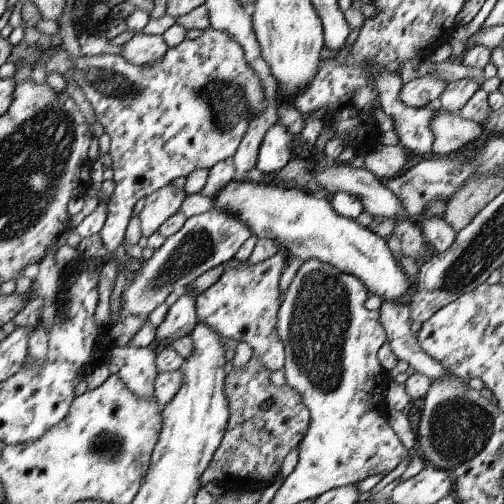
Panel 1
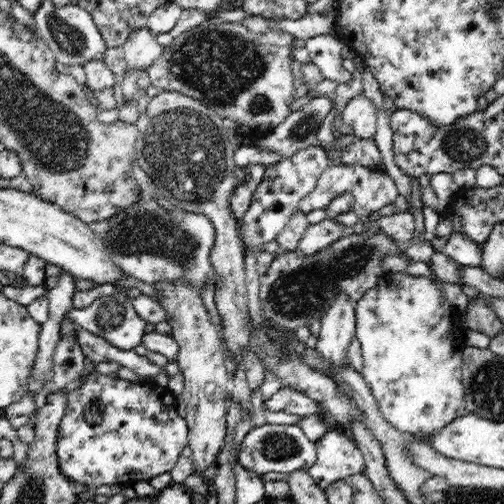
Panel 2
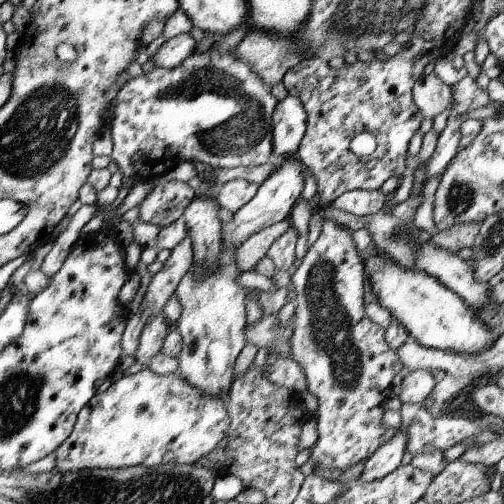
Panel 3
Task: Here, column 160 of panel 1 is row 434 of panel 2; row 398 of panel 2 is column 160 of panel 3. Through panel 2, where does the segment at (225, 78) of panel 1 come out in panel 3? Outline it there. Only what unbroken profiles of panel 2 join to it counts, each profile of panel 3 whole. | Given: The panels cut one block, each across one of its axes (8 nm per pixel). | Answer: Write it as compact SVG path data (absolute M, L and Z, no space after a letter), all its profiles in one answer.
M213 44L205 52L197 52L197 46L195 46L195 52L189 54L177 68L171 68L171 70L167 70L167 68L153 68L153 70L141 74L141 76L135 76L135 78L127 80L119 88L115 100L111 102L113 104L111 106L111 118L113 120L109 120L109 134L111 134L111 140L113 140L113 152L109 154L109 158L119 166L119 172L123 174L121 182L133 188L139 182L149 182L149 180L155 180L159 176L167 176L167 172L171 168L175 168L177 164L181 164L181 162L189 162L193 166L205 164L205 166L211 166L213 170L233 170L233 168L239 168L239 166L241 168L251 168L251 166L263 166L265 162L271 162L273 160L271 158L271 154L273 154L271 152L273 150L273 146L271 146L271 126L273 126L271 116L273 116L273 110L277 106L277 100L269 94L269 90L271 88L265 86L261 76L257 72L253 72L253 64L249 60L239 58L235 54L235 50L227 50L227 52L215 50Z

